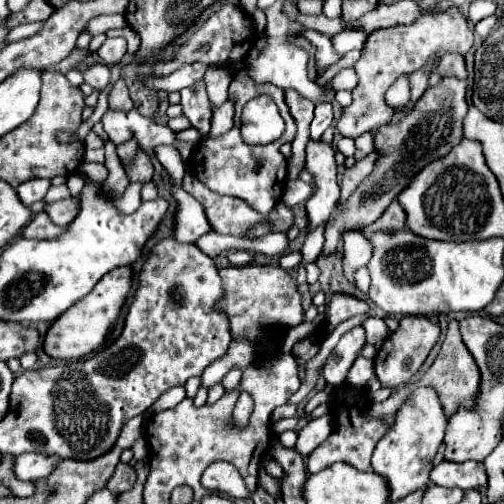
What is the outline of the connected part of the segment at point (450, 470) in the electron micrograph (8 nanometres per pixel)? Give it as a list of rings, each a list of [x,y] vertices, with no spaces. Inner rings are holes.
[[[441,460],[431,470],[431,482],[445,488],[481,488],[487,484],[487,474],[481,462],[449,462]]]

